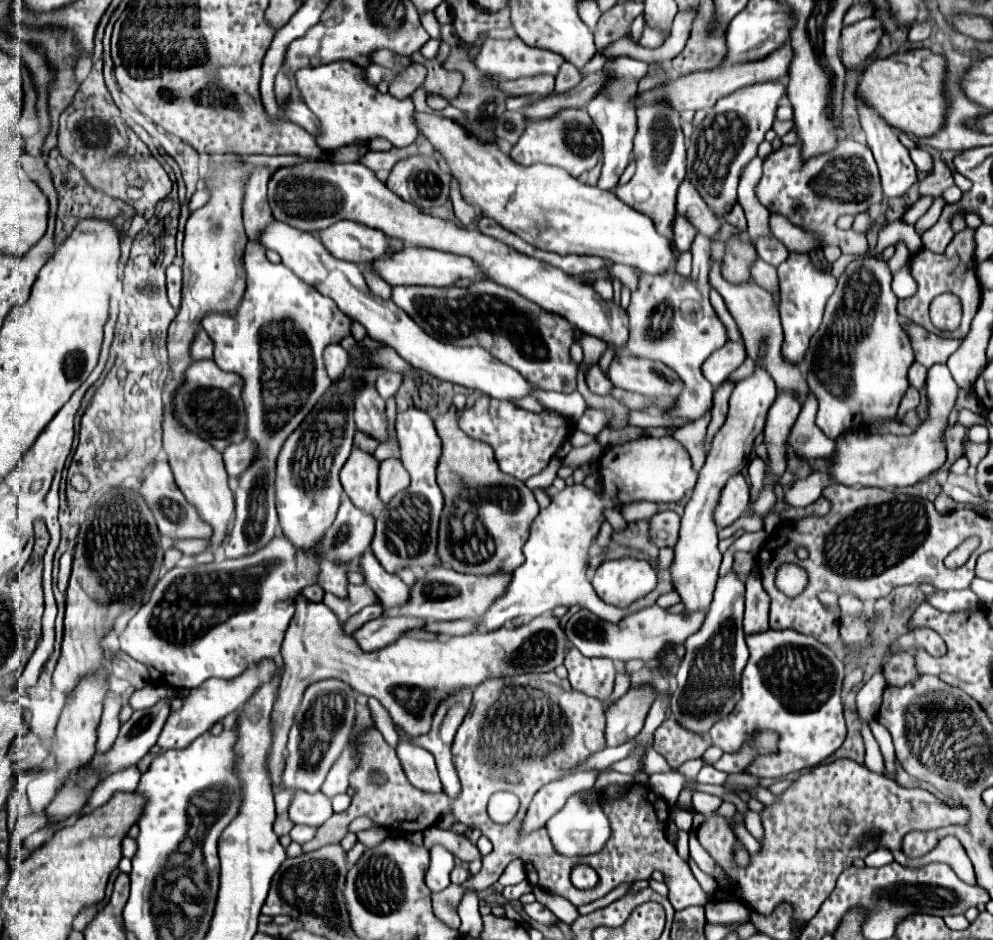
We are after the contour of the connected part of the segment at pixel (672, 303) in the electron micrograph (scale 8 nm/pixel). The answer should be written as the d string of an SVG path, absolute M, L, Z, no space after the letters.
M696 235L692 245L694 267L690 277L682 275L642 275L638 289L632 293L628 307L630 317L630 337L624 345L628 355L662 361L674 369L692 397L692 421L702 417L712 409L712 385L702 375L702 363L712 351L726 343L726 327L718 319L716 311L708 301L708 259L710 259L710 239Z

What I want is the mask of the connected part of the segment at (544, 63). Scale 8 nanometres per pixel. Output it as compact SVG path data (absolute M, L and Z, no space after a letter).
M488 39L482 45L478 57L474 59L478 69L490 75L498 75L502 79L532 77L540 73L556 75L564 61L566 59L558 53L540 47L530 47L520 39Z

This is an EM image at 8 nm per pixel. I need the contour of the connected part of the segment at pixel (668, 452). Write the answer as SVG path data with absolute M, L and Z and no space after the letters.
M640 437L622 445L612 445L606 447L604 455L598 459L598 473L602 481L600 491L588 489L586 485L564 487L562 491L554 493L552 503L540 511L530 527L530 537L524 545L526 561L514 571L514 579L506 595L502 595L478 619L480 629L498 629L514 617L538 617L544 613L552 613L560 605L578 605L596 613L600 619L616 623L630 613L652 607L660 595L674 591L672 581L660 581L648 599L636 601L636 605L630 605L628 609L616 609L614 605L600 601L586 577L586 571L588 551L602 523L606 521L606 509L622 509L638 501L680 501L688 489L694 489L698 473L692 467L692 459L686 447L674 437Z

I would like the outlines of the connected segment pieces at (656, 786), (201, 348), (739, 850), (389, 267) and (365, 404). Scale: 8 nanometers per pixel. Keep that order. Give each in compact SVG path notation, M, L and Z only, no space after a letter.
M672 770L670 773L657 773L650 777L649 785L652 790L667 801L669 805L674 805L680 792L684 789L686 778L678 772Z
M198 329L196 333L196 339L192 343L192 359L212 359L212 353L214 353L214 345L212 345L212 339L208 337L208 333L204 329Z
M736 839L736 845L734 845L734 861L736 861L736 865L740 865L742 869L748 867L748 863L750 863L750 853L746 851L746 847L742 845L740 839Z
M402 247L400 251L392 253L390 257L380 257L372 263L372 269L378 273L380 279L384 279L388 285L434 285L434 287L446 287L454 285L456 279L470 277L470 279L484 279L480 269L476 269L474 261L468 257L436 251L436 249L422 249L422 247Z
M374 383L364 385L364 389L360 389L360 393L356 393L354 421L360 431L376 437L378 441L384 441L388 437L384 399L378 395Z

